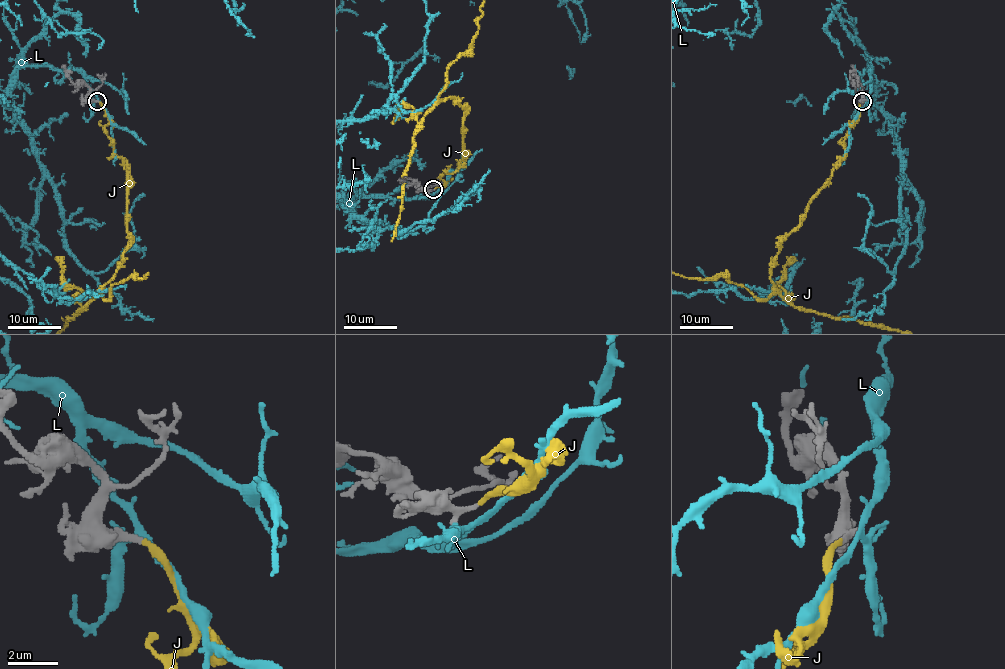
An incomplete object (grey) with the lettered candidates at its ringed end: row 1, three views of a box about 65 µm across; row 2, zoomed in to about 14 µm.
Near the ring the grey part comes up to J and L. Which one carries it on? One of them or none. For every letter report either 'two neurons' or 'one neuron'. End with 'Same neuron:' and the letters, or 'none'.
J: one neuron
L: two neurons
Same neuron: J

